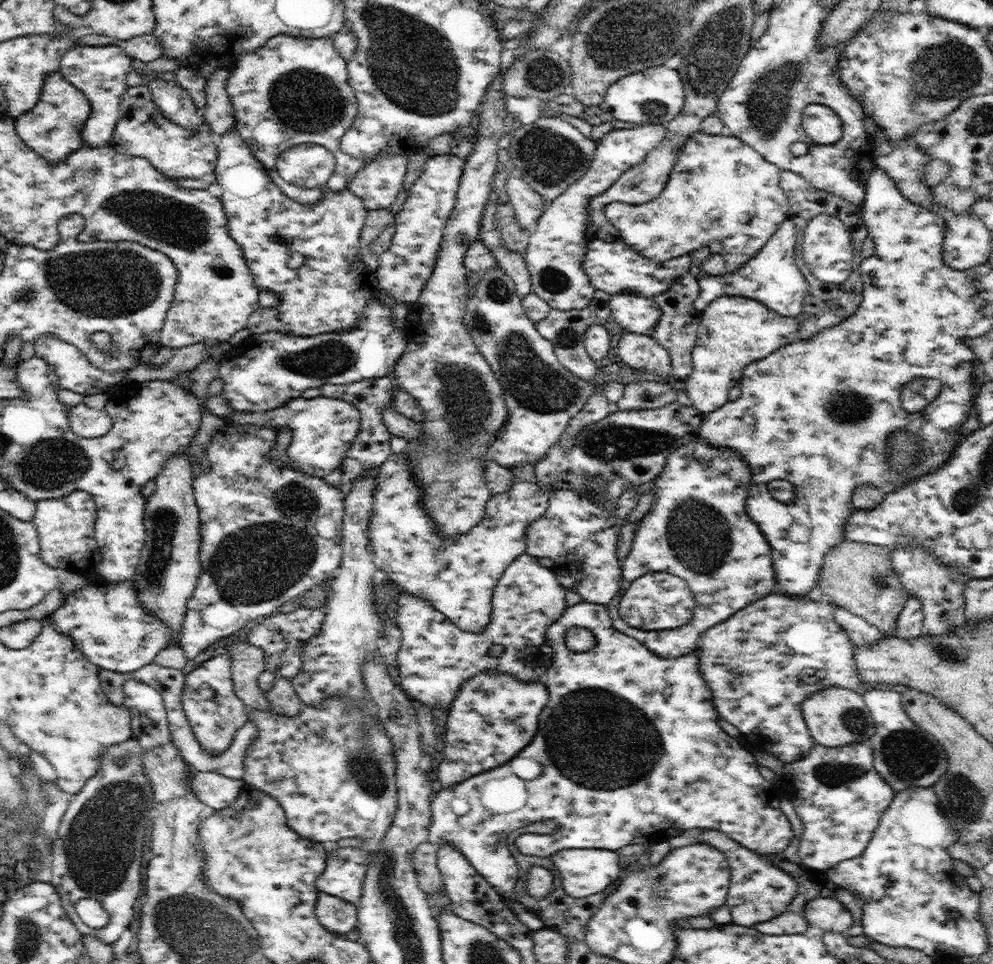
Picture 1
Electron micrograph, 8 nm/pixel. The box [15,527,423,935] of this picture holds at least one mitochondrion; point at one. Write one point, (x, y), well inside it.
(98, 839)

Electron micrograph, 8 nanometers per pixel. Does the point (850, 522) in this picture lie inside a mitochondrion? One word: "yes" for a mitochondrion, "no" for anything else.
no

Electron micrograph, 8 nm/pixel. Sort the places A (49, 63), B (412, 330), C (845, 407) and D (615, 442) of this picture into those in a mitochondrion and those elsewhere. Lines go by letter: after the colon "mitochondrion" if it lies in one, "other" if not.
A: other
B: other
C: mitochondrion
D: mitochondrion

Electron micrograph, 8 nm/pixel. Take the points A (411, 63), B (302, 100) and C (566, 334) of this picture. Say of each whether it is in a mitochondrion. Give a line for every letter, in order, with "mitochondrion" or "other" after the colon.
A: mitochondrion
B: mitochondrion
C: mitochondrion

